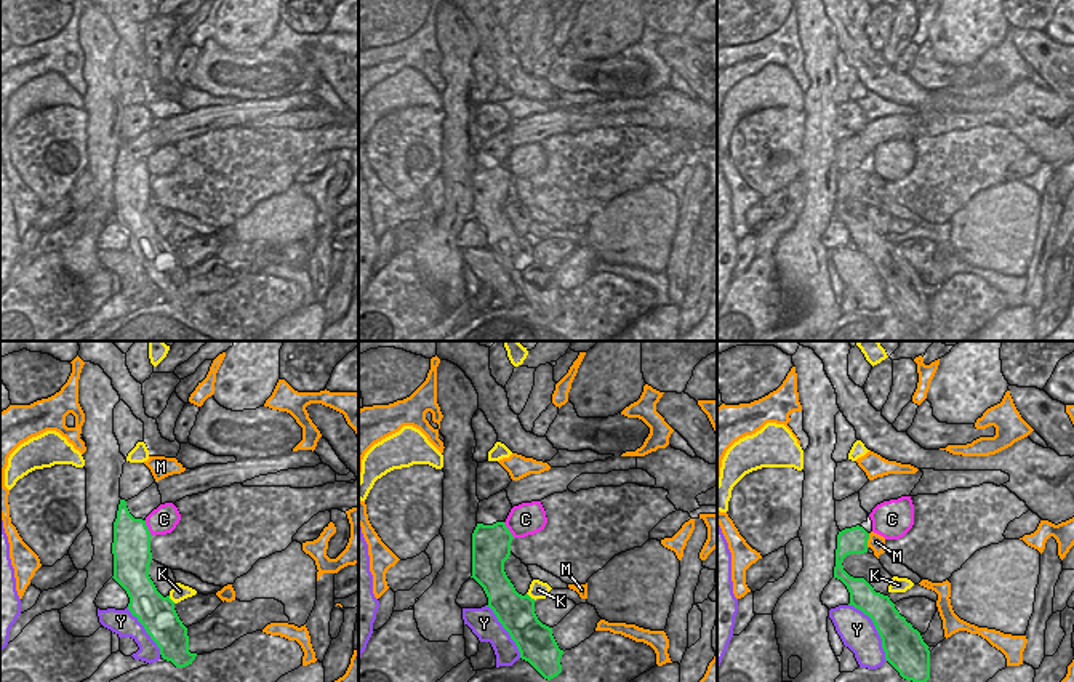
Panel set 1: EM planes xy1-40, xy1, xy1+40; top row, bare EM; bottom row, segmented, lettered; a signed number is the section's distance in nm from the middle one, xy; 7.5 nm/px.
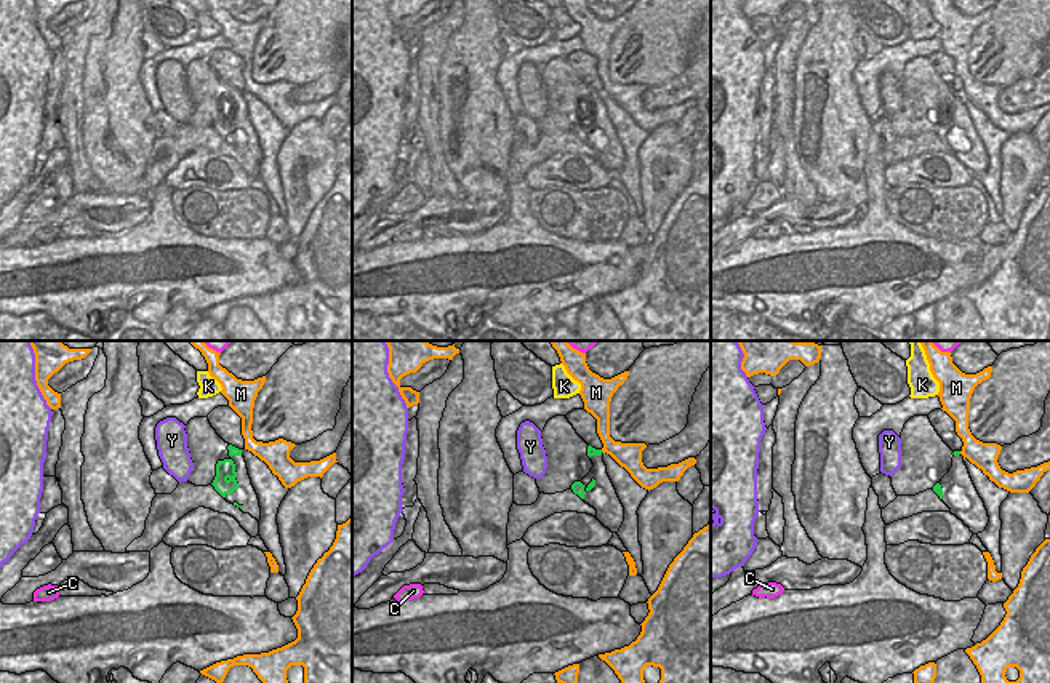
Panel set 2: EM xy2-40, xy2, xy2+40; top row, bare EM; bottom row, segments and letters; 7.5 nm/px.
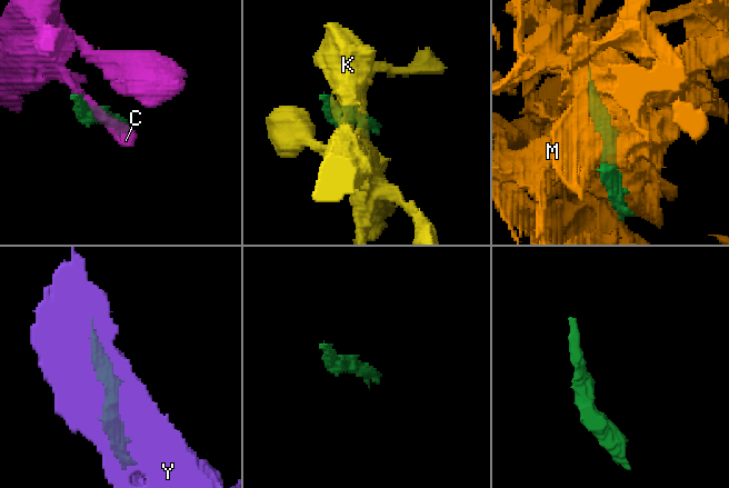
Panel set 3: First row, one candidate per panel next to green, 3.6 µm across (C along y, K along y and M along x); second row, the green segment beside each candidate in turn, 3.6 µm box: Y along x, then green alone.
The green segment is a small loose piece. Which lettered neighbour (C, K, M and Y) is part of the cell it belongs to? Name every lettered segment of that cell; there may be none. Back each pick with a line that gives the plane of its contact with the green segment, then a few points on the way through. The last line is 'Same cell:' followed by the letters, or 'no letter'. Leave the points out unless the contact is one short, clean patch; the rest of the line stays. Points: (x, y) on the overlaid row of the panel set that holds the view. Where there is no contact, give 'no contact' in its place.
Same cell: no letter

